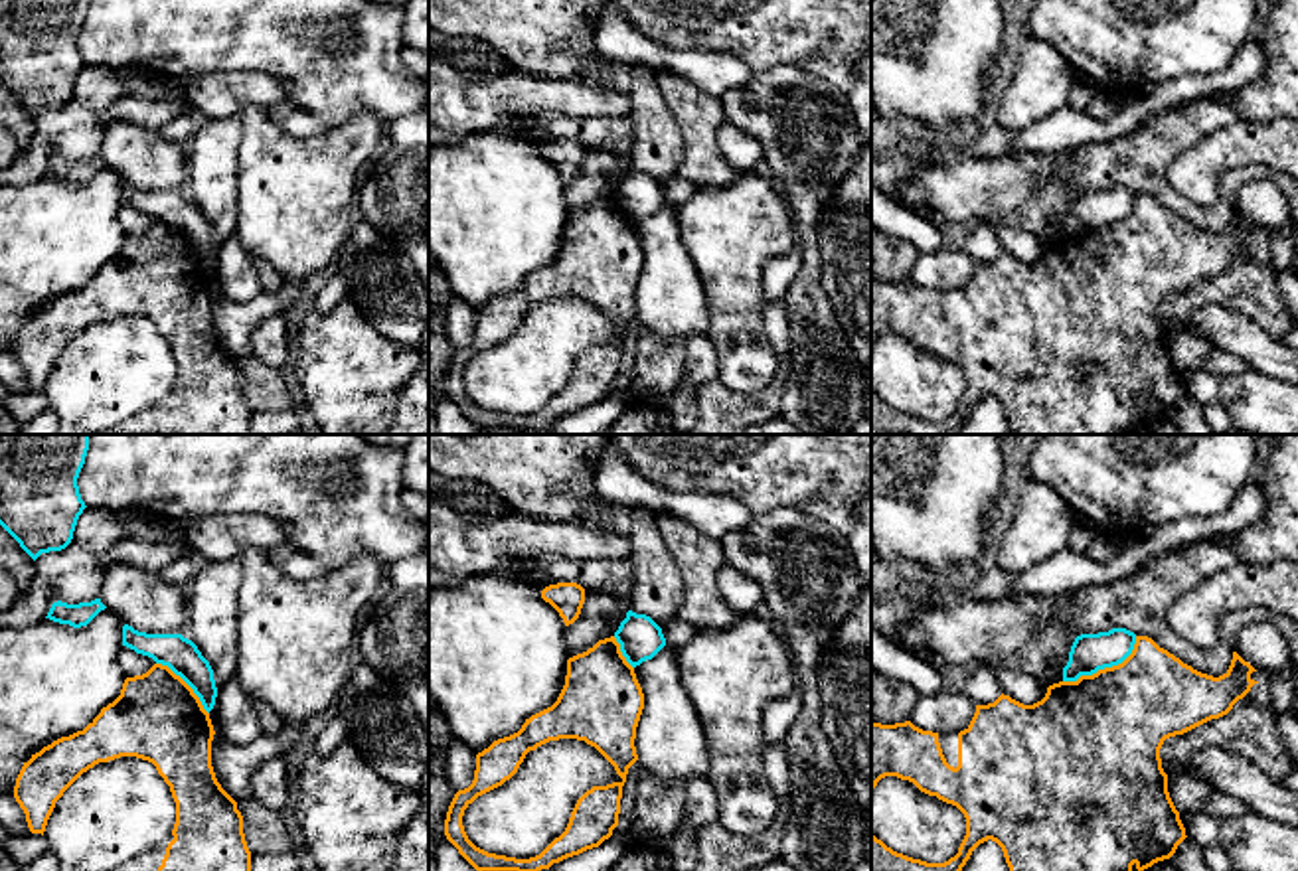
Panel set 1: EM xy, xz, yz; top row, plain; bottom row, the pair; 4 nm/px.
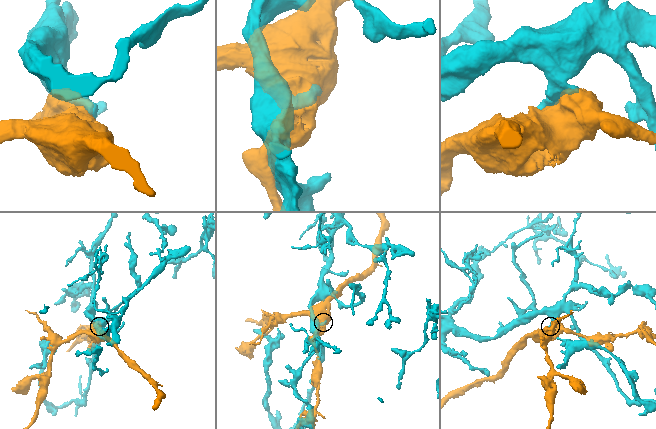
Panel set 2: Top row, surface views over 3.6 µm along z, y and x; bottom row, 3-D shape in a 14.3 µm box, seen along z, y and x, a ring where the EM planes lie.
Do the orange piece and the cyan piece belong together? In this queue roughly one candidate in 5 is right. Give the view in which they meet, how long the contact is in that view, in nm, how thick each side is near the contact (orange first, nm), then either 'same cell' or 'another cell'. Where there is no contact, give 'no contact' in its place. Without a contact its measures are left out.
yz | 360 nm | 460/160 nm | another cell

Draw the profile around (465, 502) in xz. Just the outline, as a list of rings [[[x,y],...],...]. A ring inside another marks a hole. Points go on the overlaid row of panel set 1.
[[[429,490],[429,496],[448,504],[452,510],[456,510],[460,515],[474,514],[500,514],[500,515],[514,515],[520,514],[514,504],[508,500],[490,494],[482,496],[472,490],[460,490],[460,492],[441,492],[441,490]]]

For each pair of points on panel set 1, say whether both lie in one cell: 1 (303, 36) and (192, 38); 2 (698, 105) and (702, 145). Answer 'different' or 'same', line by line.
1: same
2: same

